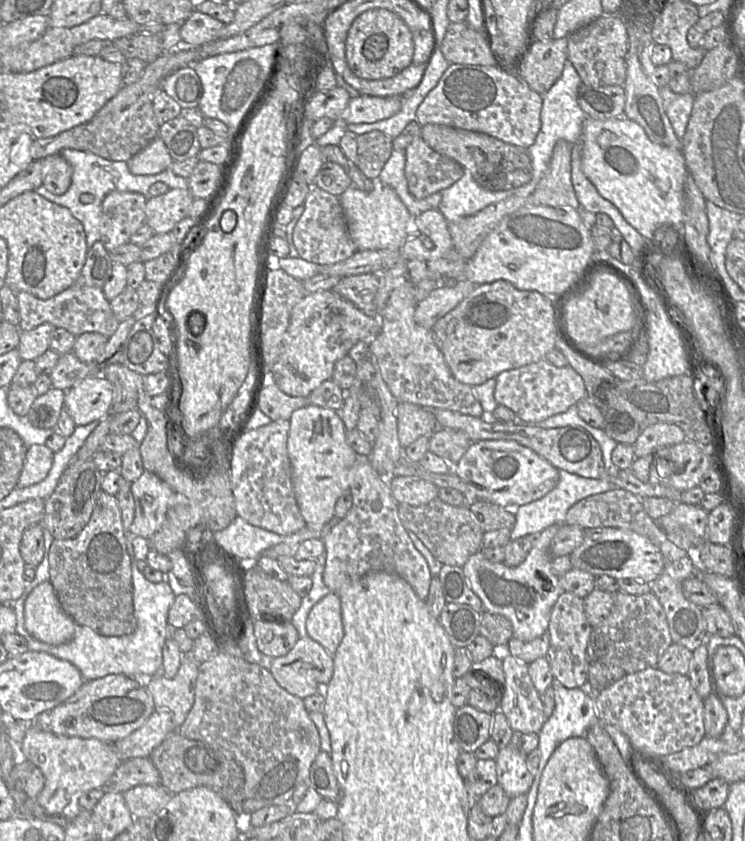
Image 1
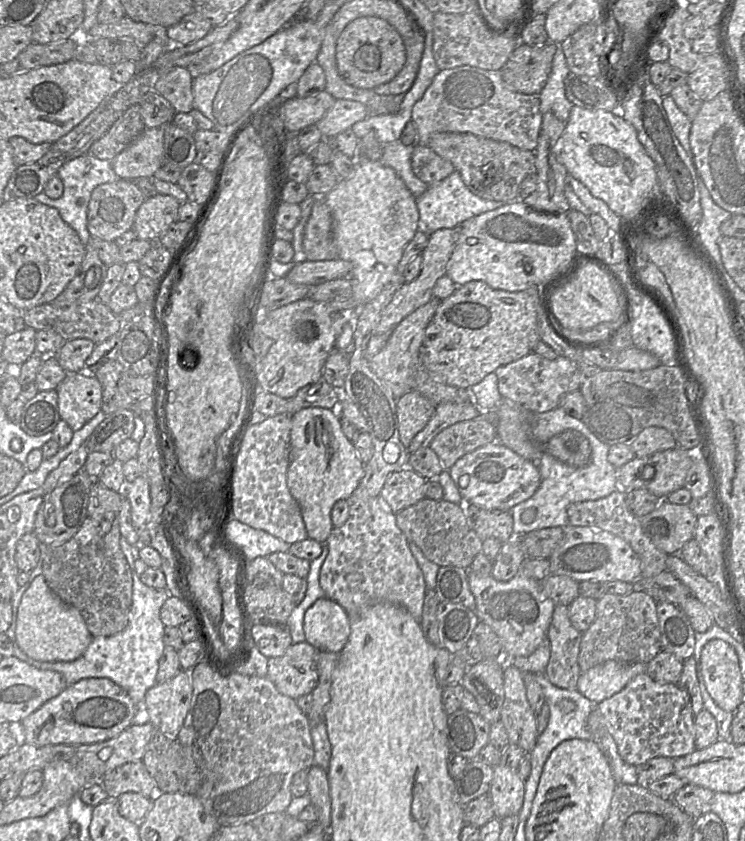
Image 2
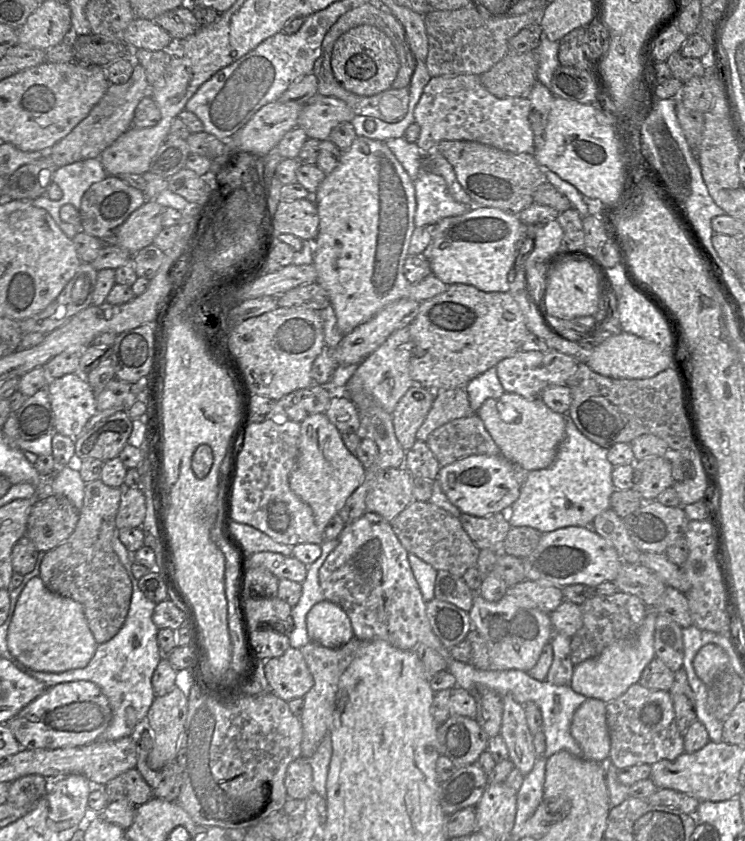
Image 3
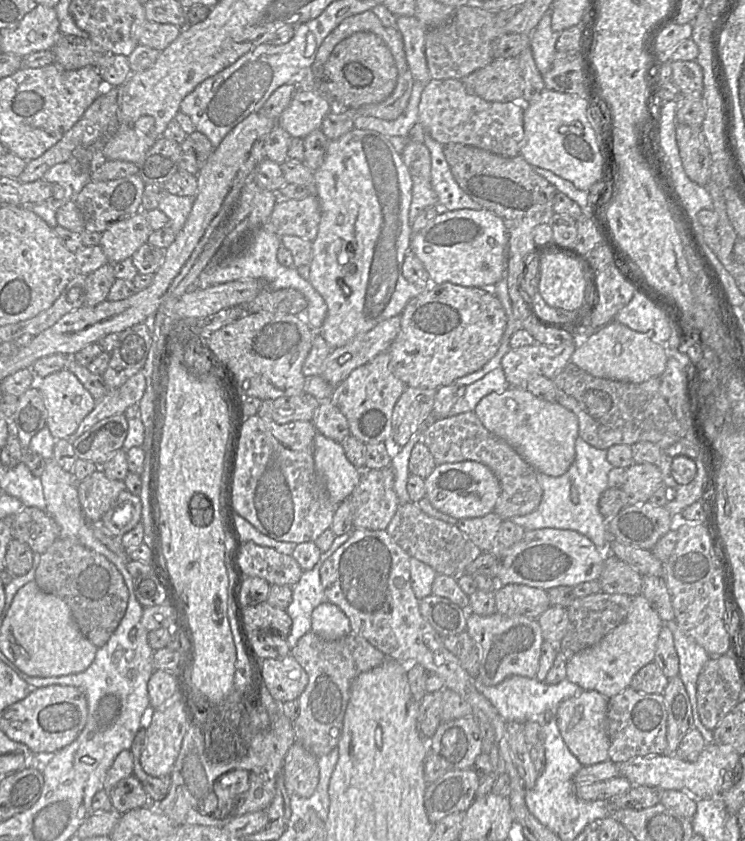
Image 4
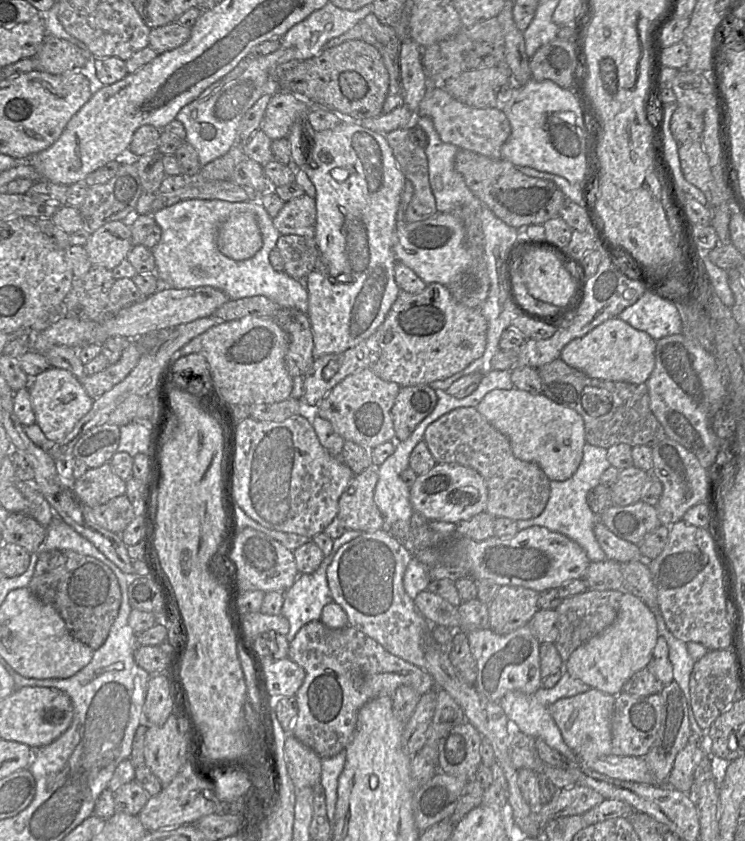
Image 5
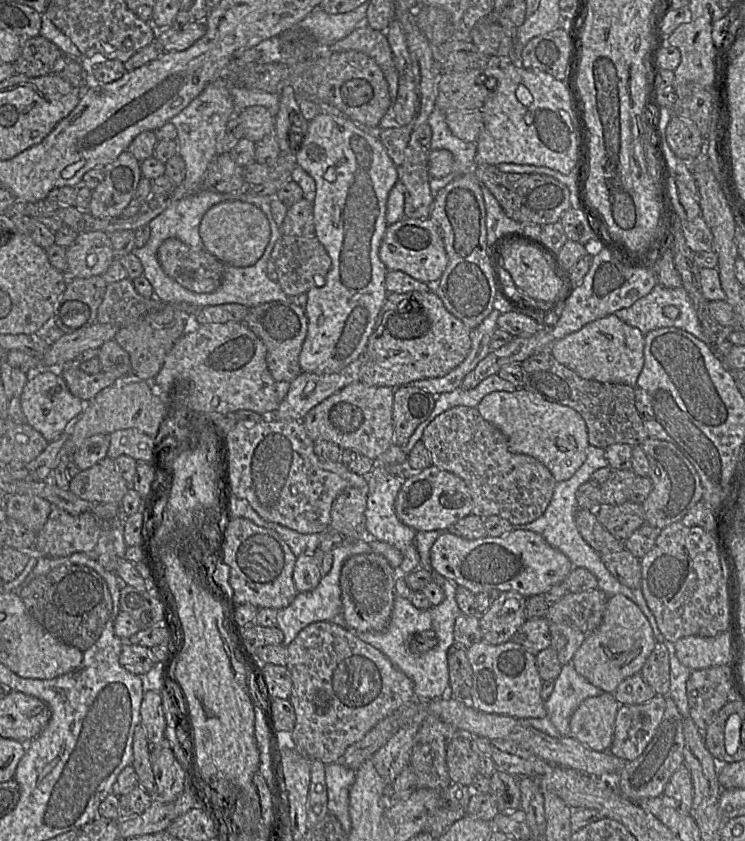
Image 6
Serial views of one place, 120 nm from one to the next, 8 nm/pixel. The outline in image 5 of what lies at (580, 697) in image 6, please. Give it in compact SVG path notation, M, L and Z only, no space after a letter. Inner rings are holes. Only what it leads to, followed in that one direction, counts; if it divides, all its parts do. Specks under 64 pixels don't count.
M565 670L558 683L551 689L540 687L536 692L527 694L520 691L508 692L499 701L506 717L514 731L521 732L533 738L540 738L552 749L559 752L563 757L574 763L579 763L574 752L564 742L561 732L548 711L549 705L562 698L569 698L590 690L591 687L578 679L571 677Z

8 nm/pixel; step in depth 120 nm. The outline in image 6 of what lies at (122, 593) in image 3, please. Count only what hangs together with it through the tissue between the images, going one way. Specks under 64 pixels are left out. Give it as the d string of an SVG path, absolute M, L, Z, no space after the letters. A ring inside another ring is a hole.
M109 457L80 471L70 481L70 491L89 502L121 504L129 488L130 485L121 475L115 460ZM85 565L59 566L33 579L19 596L28 613L57 640L82 652L100 638L113 609L107 582Z

